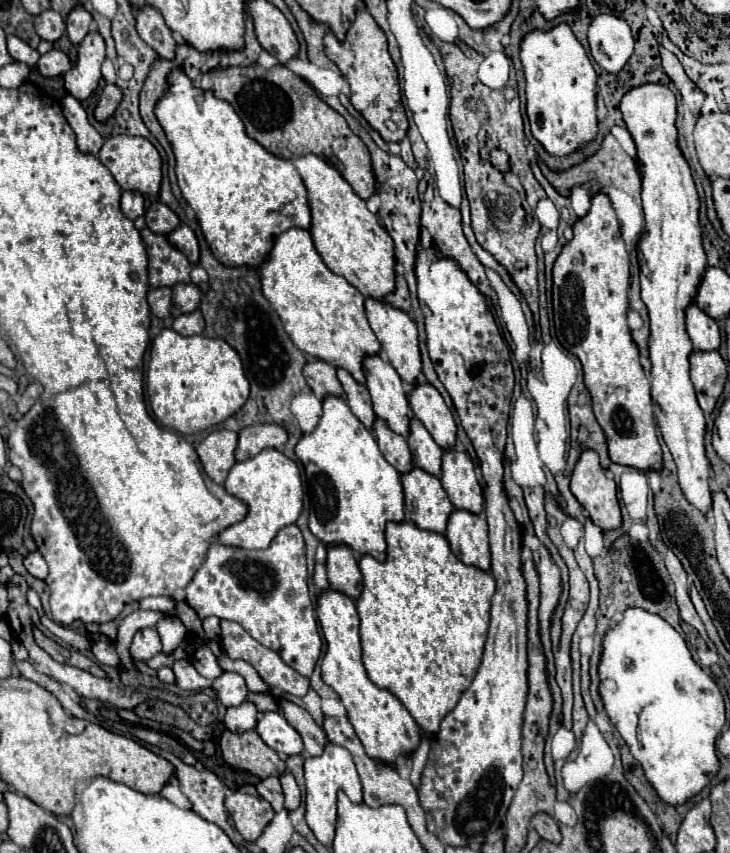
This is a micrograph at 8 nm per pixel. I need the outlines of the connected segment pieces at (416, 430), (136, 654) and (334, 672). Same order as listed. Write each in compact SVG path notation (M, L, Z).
M410 418L410 432L408 432L408 446L412 452L414 464L426 468L426 472L438 476L442 468L442 448L434 442L430 432L418 418Z
M144 628L144 630L136 632L132 646L130 646L132 658L146 662L152 656L156 656L158 652L162 652L162 644L160 644L160 636L154 628Z
M332 588L318 592L316 596L316 616L326 640L326 654L322 660L322 680L334 688L340 696L348 720L354 726L362 746L370 756L382 758L392 764L394 758L412 754L420 744L420 730L406 706L390 692L378 688L366 674L362 664L362 648L358 634L358 612L352 598Z

